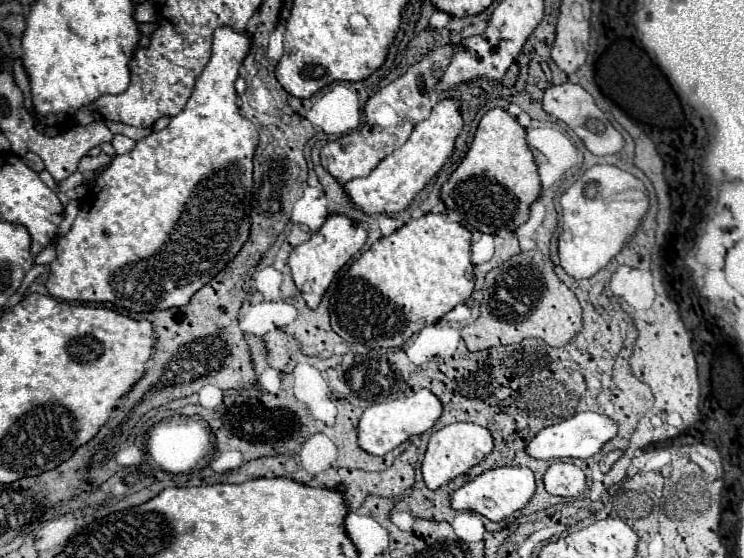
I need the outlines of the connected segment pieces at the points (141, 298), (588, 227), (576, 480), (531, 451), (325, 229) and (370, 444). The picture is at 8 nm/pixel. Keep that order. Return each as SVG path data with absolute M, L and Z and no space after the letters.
M220 27L214 31L214 45L212 45L212 57L200 77L196 79L194 91L184 107L182 113L170 119L168 127L160 133L150 133L148 137L140 139L136 149L132 149L126 155L118 155L112 159L112 163L100 173L96 179L96 185L92 187L92 201L88 203L86 213L78 213L76 221L72 223L70 231L58 241L56 245L56 259L50 263L50 277L46 281L46 289L52 297L64 299L64 301L78 301L78 303L110 303L114 309L124 309L130 313L150 313L150 311L162 311L172 307L184 307L192 299L196 291L200 291L206 283L210 283L242 249L244 241L250 233L250 191L252 191L252 157L258 145L258 131L256 127L240 115L240 109L236 105L238 95L234 89L234 83L238 79L238 67L244 61L246 53L250 49L250 37L246 33L236 33L230 27Z
M594 165L588 169L572 187L568 187L562 197L562 233L558 237L558 257L562 269L574 277L574 279L588 279L594 273L598 273L602 267L608 265L608 261L618 255L618 251L628 243L628 239L634 235L636 227L640 225L642 217L648 211L648 193L640 179L634 175L612 167L612 165Z
M556 461L548 467L548 471L544 475L544 487L550 495L578 497L586 489L584 471L572 463Z
M578 413L558 425L542 429L534 439L526 443L526 453L534 459L588 459L600 451L600 447L616 435L618 427L612 419L598 413Z
M330 215L320 231L316 231L306 243L298 245L290 253L288 267L292 271L292 279L310 309L316 309L320 305L334 275L350 261L354 253L358 253L364 247L364 243L366 243L366 231L362 227L354 225L348 217Z
M428 389L416 391L412 397L402 397L402 399L394 399L394 401L376 403L376 405L364 409L364 413L360 415L358 447L362 451L370 453L370 455L386 455L394 447L404 443L408 437L428 431L440 415L442 415L442 405L436 399L436 395L430 393Z

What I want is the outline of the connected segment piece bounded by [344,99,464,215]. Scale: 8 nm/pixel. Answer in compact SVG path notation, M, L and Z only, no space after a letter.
M444 99L436 103L430 117L422 123L418 123L410 135L410 139L398 147L392 155L382 159L378 167L364 179L352 179L344 183L344 191L354 207L358 207L366 215L378 215L378 213L398 213L406 209L416 193L420 193L426 183L440 171L440 167L448 161L454 149L454 141L458 133L464 127L464 121L458 111L456 99Z

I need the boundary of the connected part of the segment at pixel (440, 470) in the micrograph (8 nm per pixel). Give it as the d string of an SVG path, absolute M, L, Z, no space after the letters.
M454 423L454 425L442 427L440 431L432 433L432 437L428 441L426 455L422 459L424 483L428 485L428 489L438 489L438 487L446 485L456 475L466 473L470 467L474 467L482 459L486 459L490 455L492 447L494 447L494 443L492 443L490 431L480 427L480 425L474 425L474 423Z

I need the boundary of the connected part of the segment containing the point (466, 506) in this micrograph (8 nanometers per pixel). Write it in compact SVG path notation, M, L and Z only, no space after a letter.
M496 467L496 469L490 469L478 475L476 479L468 481L466 485L462 485L452 495L450 505L452 509L458 509L458 511L480 513L490 521L502 521L508 515L512 515L514 511L520 511L522 507L526 507L526 503L534 495L534 489L536 489L534 473L528 467Z

